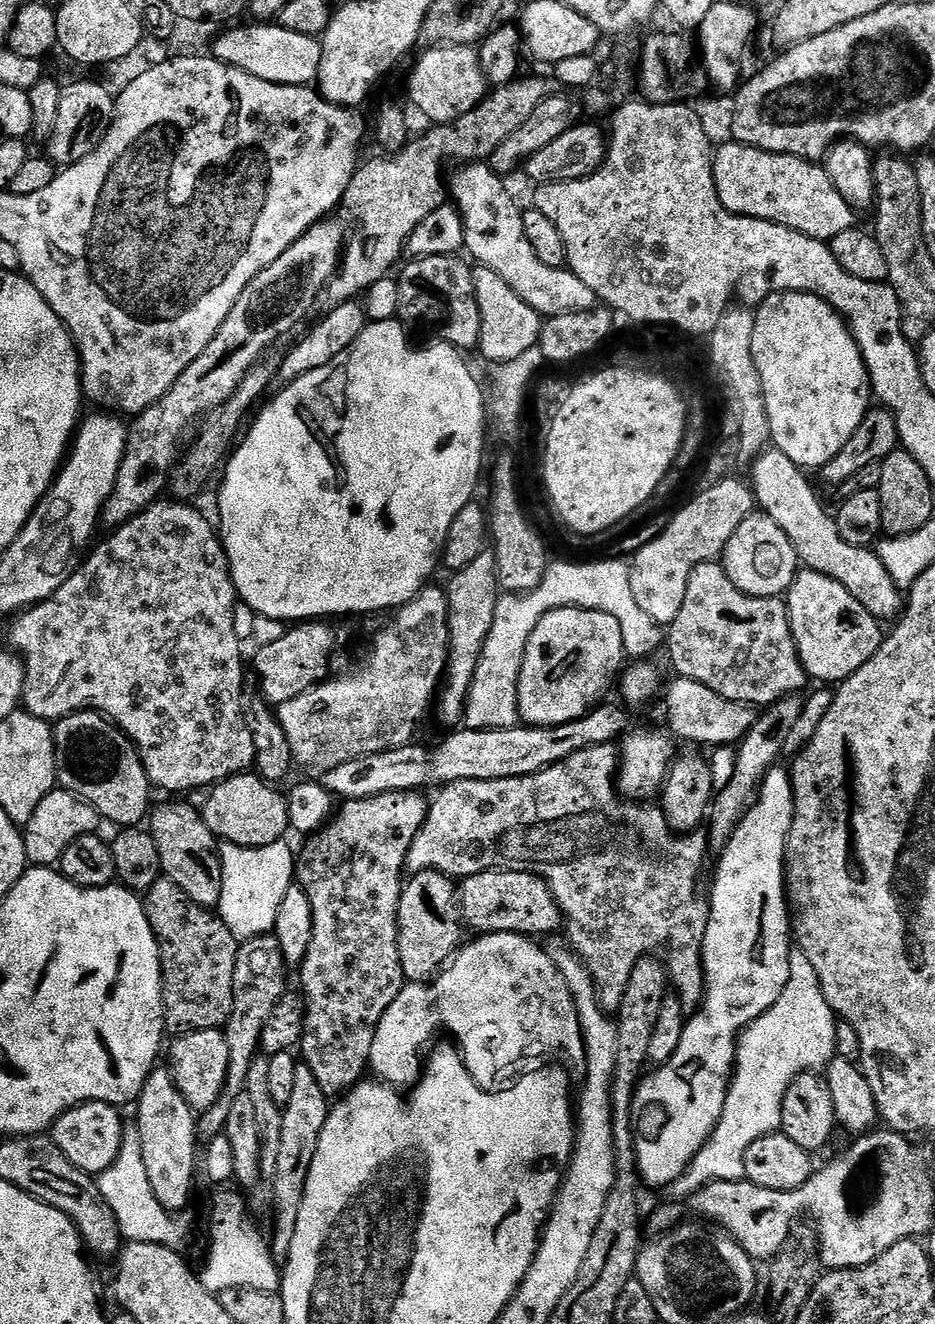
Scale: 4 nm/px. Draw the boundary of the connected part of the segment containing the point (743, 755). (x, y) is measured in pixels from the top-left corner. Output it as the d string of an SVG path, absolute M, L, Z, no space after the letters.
M799 695L787 696L777 704L767 705L757 715L754 726L735 749L736 765L732 768L732 777L725 782L721 792L719 789L713 795L712 810L706 821L706 835L713 853L719 854L724 851L736 825L755 800L756 793L760 791L760 784L766 778L766 774L783 757L786 738L789 736L791 726L796 725L798 718L801 717L803 706L804 700Z

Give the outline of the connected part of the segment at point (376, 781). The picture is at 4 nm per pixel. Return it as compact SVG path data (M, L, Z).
M601 703L574 722L566 722L553 728L517 726L490 730L465 727L464 732L454 733L429 752L419 742L413 742L401 748L344 762L342 766L334 766L334 770L323 773L322 783L324 789L332 793L333 797L345 801L361 800L387 792L424 790L427 789L427 784L443 786L459 780L501 780L538 774L570 758L570 754L578 754L578 750L621 739L625 731L625 709L619 703L608 703Z

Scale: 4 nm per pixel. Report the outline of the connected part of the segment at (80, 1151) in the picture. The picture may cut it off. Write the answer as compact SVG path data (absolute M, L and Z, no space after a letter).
M97 1100L80 1104L56 1119L50 1129L51 1138L58 1150L62 1150L62 1154L66 1154L66 1158L74 1162L74 1166L78 1166L78 1170L87 1172L93 1178L99 1177L101 1172L105 1172L112 1165L114 1158L118 1158L122 1150L126 1120L125 1117L120 1117L120 1112L117 1105Z

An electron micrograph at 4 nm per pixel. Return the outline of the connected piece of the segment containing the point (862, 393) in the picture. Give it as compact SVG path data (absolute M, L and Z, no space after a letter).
M785 292L766 298L755 309L755 314L756 325L754 326L752 353L754 354L754 366L758 366L758 374L762 378L762 390L766 398L766 414L770 418L770 434L775 451L786 454L786 458L790 458L790 462L794 462L802 470L824 468L826 462L830 462L830 458L834 458L834 454L838 454L842 450L842 446L846 446L846 442L850 442L854 430L858 430L858 426L862 426L862 418L870 410L868 400L873 399L872 382L868 378L864 355L861 354L860 347L852 337L852 332L848 329L844 317L838 315L826 301L819 300L817 296L811 296L808 292Z

